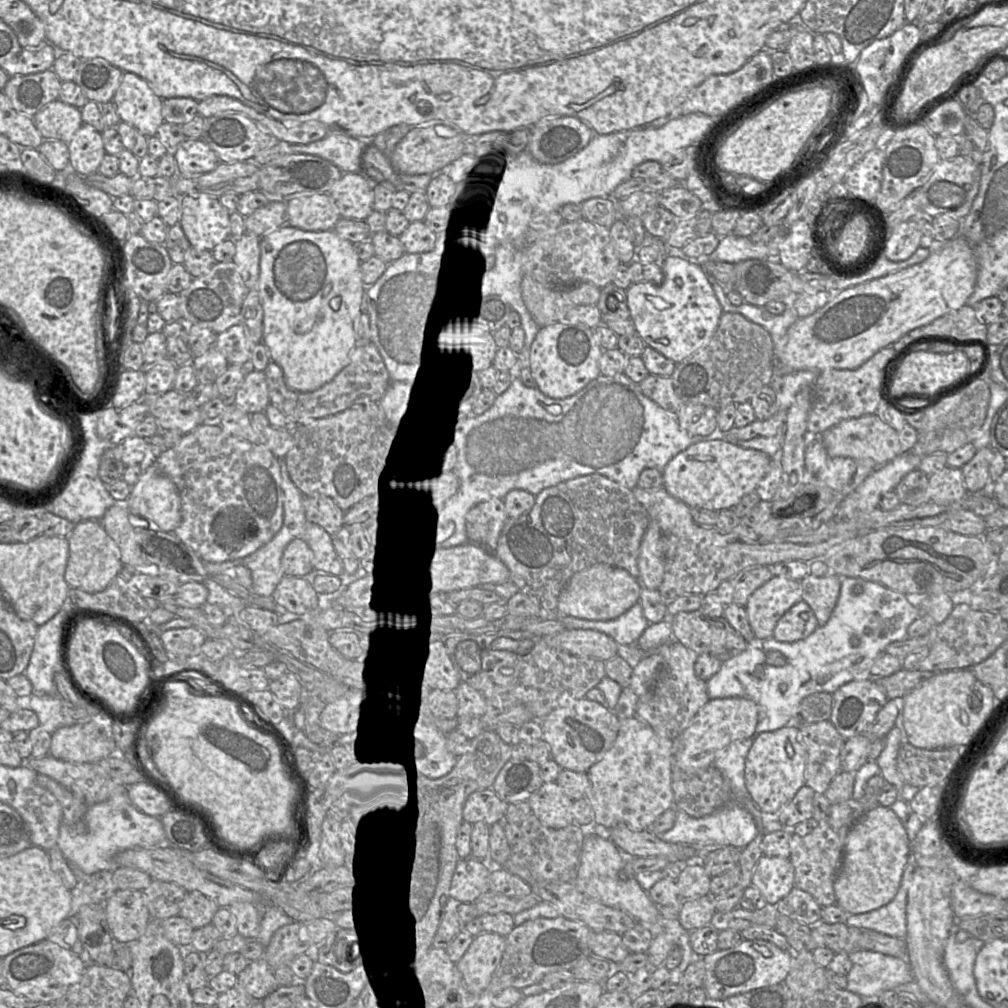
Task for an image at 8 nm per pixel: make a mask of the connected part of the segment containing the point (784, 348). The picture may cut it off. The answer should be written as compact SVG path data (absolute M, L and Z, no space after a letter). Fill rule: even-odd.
M956 236L948 243L942 243L940 249L935 249L929 257L922 263L910 266L901 271L886 275L884 277L876 278L869 282L842 290L836 297L829 301L824 307L814 312L812 315L798 319L786 332L786 334L775 345L775 357L777 365L781 365L788 370L815 370L820 372L825 369L837 370L851 370L858 368L879 350L889 346L898 341L905 334L910 331L928 325L939 317L942 317L950 312L958 310L966 304L967 299L973 293L977 277L977 262L973 250L969 243L961 236Z

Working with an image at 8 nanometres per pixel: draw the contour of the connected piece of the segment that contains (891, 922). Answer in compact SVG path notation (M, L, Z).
M910 852L901 884L895 897L886 905L875 910L860 914L850 914L845 924L851 927L869 929L891 937L904 939L907 931L907 895L914 869L914 855Z

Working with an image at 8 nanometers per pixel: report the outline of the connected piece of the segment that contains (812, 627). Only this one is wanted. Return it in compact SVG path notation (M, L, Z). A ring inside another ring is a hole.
M801 600L778 620L772 638L787 642L802 640L810 636L819 626L811 607Z

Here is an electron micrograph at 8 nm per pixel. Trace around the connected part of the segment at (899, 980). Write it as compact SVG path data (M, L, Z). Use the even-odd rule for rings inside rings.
M856 950L848 956L852 968L846 975L846 989L863 999L913 980L909 963L900 958L868 950Z

